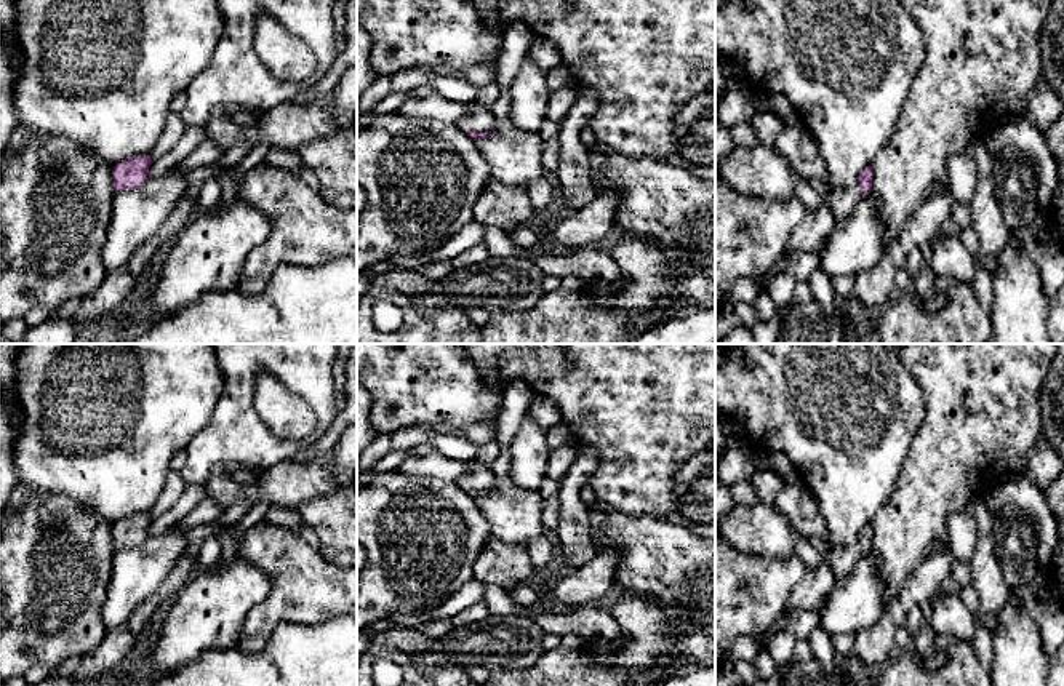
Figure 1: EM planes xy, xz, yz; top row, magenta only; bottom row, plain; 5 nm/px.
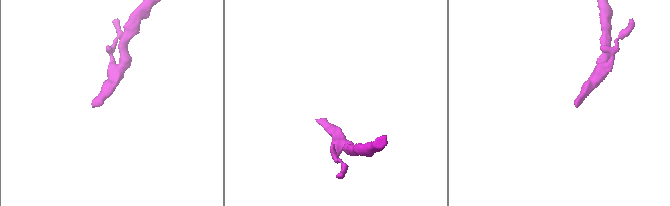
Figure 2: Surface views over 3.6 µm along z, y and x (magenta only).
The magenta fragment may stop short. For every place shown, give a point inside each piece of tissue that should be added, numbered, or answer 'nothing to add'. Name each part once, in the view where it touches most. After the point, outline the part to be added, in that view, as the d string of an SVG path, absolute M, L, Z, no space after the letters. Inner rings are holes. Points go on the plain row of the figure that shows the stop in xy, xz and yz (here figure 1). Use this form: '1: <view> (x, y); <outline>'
1: xz (479, 477); M472 459L467 462L467 477L466 477L466 486L474 491L488 491L494 489L498 483L498 477L493 473L493 470L477 459Z

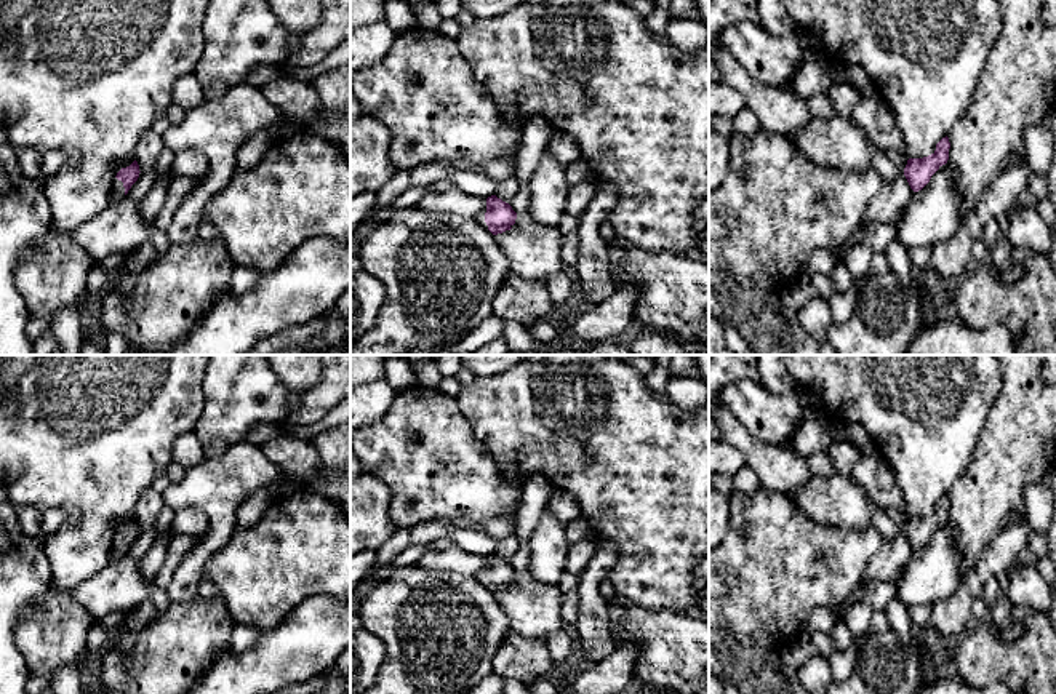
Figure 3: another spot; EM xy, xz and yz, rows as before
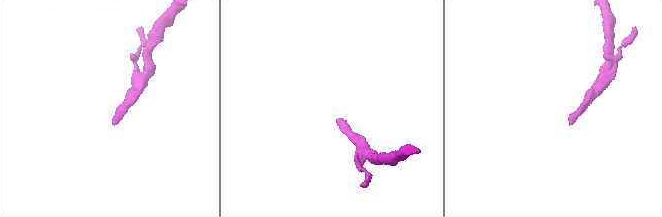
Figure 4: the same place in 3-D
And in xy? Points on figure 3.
1: xy (117, 550); M115 536L112 548L110 548L110 563L118 561L125 555L123 540Z

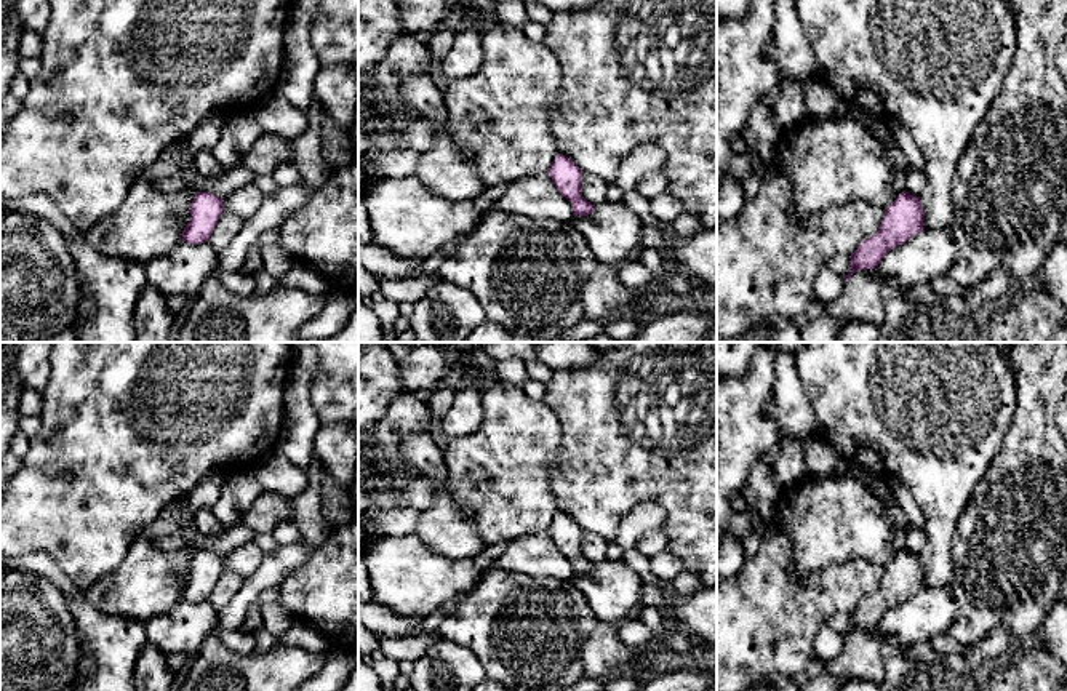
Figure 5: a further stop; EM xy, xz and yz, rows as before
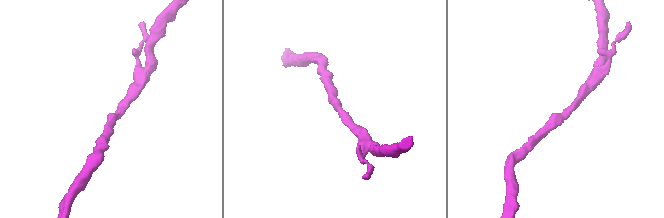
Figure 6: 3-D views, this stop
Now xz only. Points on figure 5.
nothing to add

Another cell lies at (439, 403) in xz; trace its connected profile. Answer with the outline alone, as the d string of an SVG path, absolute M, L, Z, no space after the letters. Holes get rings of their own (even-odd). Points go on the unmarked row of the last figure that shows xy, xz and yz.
M442 389L434 392L427 401L427 409L434 419L442 419L445 416L454 400L456 392L456 389Z

